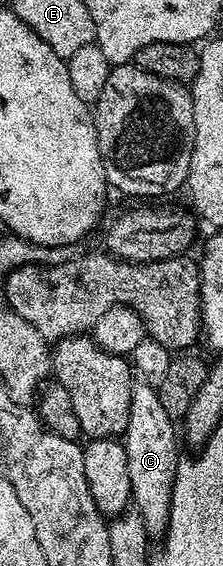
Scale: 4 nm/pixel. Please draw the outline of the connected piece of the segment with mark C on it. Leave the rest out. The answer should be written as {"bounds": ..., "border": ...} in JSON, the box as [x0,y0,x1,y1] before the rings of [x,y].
{"bounds":[124,380,180,536],"border":[[[141,380],[134,382],[134,391],[132,392],[132,400],[130,401],[130,407],[128,408],[128,428],[124,435],[124,445],[128,452],[128,480],[130,481],[130,492],[132,495],[132,506],[133,509],[143,517],[144,528],[147,530],[150,536],[162,536],[166,533],[166,527],[170,525],[170,505],[172,504],[172,496],[174,495],[174,478],[178,474],[178,464],[180,461],[180,455],[178,455],[178,438],[180,442],[180,434],[174,431],[176,426],[175,419],[168,416],[168,412],[164,412],[164,404],[160,400],[157,389],[143,382]]]}

